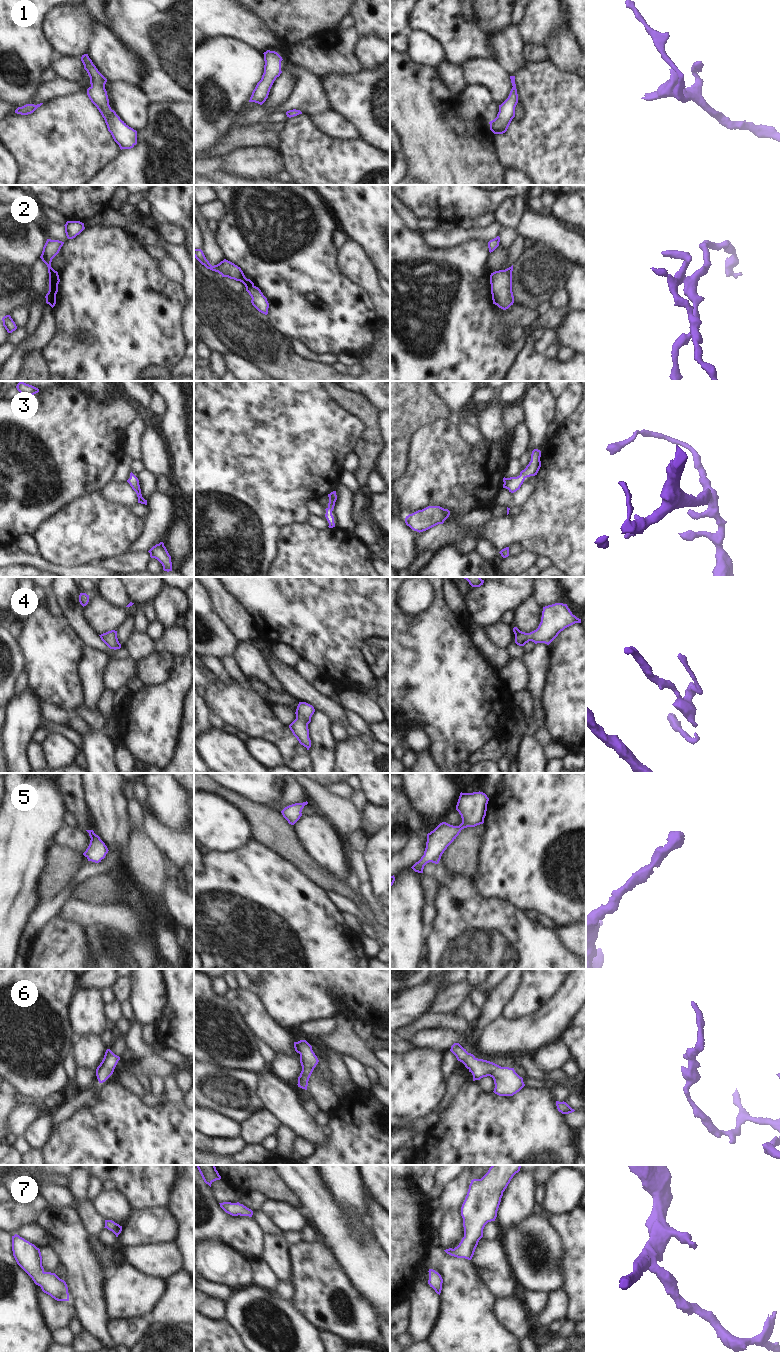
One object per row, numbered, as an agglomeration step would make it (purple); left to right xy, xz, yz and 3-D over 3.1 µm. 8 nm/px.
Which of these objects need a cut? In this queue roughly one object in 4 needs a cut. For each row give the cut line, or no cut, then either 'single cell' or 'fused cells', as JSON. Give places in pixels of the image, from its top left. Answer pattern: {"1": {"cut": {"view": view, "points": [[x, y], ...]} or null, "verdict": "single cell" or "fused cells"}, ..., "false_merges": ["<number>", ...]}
{"1": {"cut": null, "verdict": "single cell"}, "2": {"cut": {"view": "xy", "points": [[58, 275], [55, 281], [49, 283]]}, "verdict": "fused cells"}, "3": {"cut": null, "verdict": "single cell"}, "4": {"cut": null, "verdict": "single cell"}, "5": {"cut": null, "verdict": "single cell"}, "6": {"cut": null, "verdict": "single cell"}, "7": {"cut": null, "verdict": "single cell"}, "false_merges": ["2"]}

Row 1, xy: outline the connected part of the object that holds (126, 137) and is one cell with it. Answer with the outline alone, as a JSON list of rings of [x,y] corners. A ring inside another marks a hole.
[[[88,54],[82,55],[81,61],[90,77],[91,86],[87,89],[87,95],[104,118],[108,131],[121,150],[133,148],[137,144],[137,131],[129,127],[111,109],[105,89],[107,79],[98,71]]]

